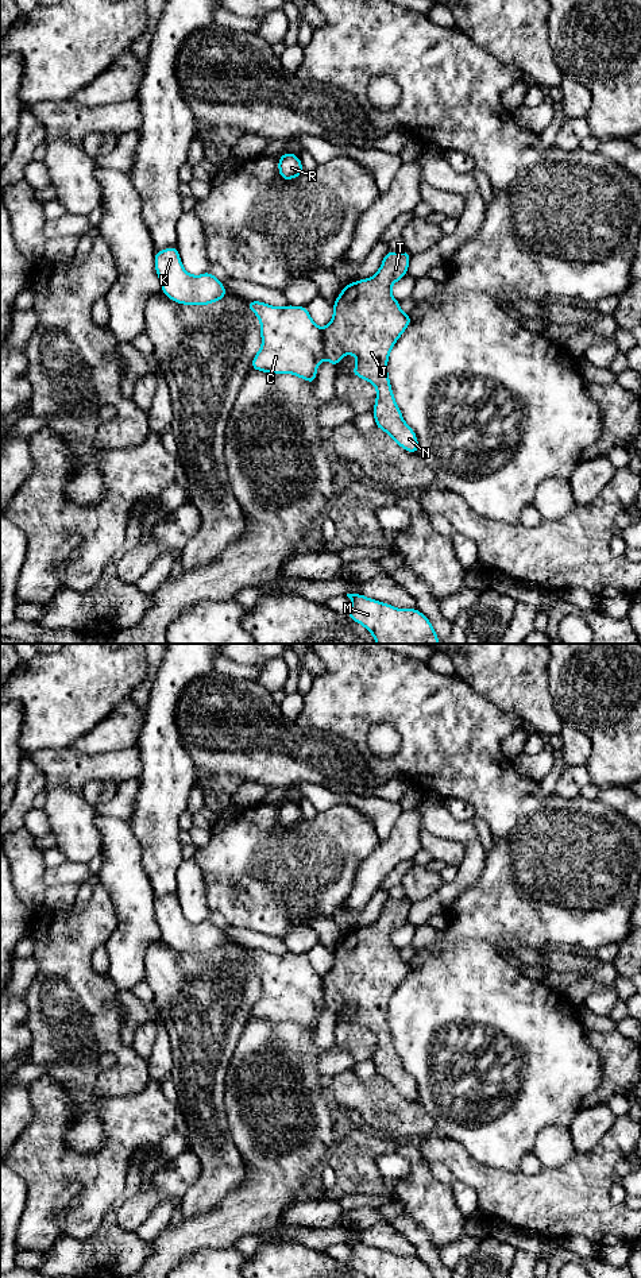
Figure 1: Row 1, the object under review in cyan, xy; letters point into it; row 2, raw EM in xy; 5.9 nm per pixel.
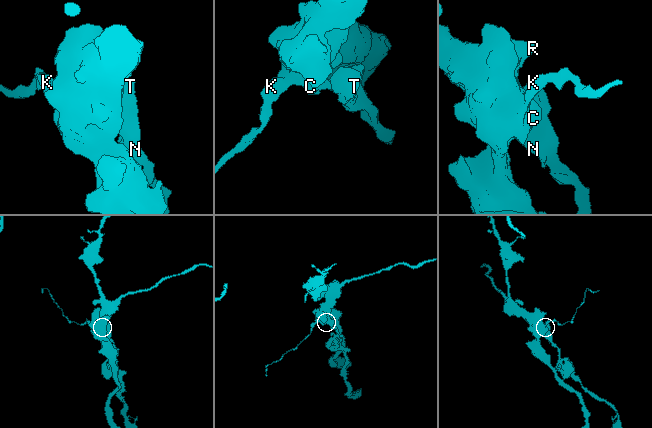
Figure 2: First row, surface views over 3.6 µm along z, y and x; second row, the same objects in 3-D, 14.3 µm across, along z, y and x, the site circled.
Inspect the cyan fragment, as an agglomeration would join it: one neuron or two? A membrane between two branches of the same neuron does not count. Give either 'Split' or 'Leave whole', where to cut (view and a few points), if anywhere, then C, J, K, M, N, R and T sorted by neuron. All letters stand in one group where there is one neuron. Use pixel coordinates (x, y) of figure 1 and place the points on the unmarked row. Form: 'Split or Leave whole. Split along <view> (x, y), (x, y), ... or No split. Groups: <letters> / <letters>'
Split. Split along xy (321, 977), (324, 1003). Groups: C K M R / J N T

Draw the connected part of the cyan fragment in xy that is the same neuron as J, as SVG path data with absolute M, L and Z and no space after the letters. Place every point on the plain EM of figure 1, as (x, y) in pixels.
M387 899L377 922L367 927L344 933L344 937L333 950L333 965L323 976L324 1004L332 1012L347 1003L356 1005L352 1023L368 1028L377 1036L377 1047L372 1057L375 1074L389 1081L391 1086L410 1101L418 1100L418 1088L414 1078L405 1070L390 1034L387 1022L389 1003L397 988L412 970L412 965L401 958L399 950L391 942L391 934L408 922L410 903Z

